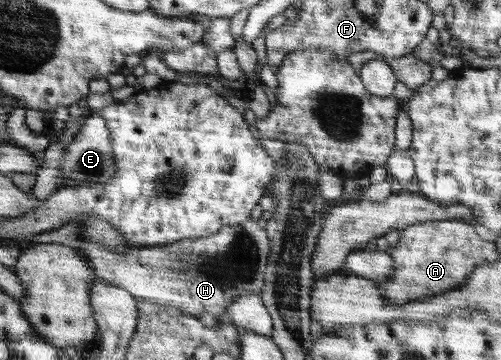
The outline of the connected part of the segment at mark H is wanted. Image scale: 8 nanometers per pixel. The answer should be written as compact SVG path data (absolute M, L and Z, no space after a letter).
M248 220L243 224L225 227L216 232L216 235L204 239L182 239L178 243L156 246L132 246L123 252L108 250L91 240L79 237L74 246L87 256L96 276L126 289L135 299L148 299L152 303L170 305L190 316L210 312L220 323L224 321L225 308L233 304L236 296L261 294L271 251L271 240L264 230L256 220Z

